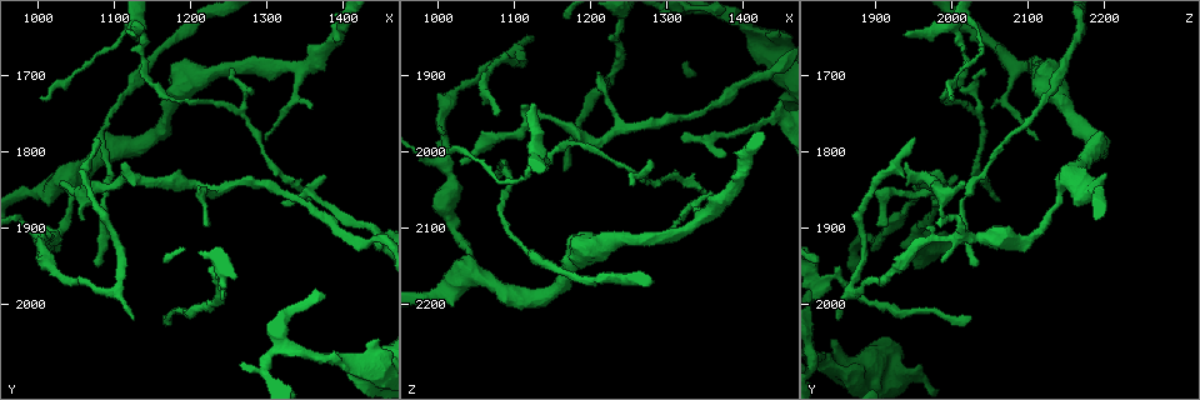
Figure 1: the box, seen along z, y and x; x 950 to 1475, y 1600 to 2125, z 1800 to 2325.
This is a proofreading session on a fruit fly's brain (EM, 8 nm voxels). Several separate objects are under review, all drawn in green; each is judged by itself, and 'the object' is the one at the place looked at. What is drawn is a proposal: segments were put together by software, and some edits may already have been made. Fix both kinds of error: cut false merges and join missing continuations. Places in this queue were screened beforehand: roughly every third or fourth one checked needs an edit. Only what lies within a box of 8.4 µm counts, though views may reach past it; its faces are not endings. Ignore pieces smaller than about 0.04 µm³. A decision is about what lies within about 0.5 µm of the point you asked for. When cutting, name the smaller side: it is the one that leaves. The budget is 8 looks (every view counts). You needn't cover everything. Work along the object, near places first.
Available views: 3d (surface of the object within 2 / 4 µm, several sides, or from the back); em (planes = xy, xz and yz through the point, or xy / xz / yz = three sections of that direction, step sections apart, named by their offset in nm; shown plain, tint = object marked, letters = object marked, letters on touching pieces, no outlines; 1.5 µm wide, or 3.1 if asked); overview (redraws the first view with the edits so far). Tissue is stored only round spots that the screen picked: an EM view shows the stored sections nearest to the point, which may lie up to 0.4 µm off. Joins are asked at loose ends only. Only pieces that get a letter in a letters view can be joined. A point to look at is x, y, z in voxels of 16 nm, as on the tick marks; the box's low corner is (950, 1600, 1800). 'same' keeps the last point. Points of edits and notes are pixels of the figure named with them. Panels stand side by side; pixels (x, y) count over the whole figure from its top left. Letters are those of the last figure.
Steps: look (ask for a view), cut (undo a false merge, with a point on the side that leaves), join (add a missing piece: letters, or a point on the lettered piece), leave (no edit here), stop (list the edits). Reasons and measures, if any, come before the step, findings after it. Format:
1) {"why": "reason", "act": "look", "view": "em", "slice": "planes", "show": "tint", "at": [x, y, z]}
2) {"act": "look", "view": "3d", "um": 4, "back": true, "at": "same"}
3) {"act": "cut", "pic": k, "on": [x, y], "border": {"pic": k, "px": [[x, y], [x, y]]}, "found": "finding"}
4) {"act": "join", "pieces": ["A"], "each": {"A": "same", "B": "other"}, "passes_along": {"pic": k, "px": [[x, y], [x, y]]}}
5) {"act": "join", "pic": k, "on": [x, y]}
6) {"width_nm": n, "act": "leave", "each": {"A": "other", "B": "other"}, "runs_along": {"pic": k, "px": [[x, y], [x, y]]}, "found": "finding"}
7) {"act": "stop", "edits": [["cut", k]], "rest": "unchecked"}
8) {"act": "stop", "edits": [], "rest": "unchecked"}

{"why": "thin end", "act": "look", "view": "3d", "um": 4, "at": [1170, 2015, 2025]}

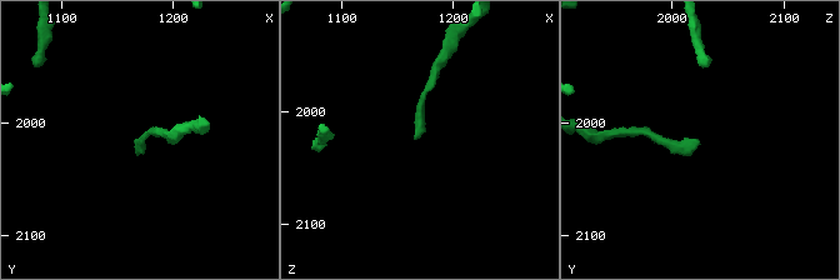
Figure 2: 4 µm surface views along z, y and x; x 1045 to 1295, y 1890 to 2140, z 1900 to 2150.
{"why": "shape alone is not enough", "act": "look", "view": "em", "slice": "xz", "step": 4, "show": "tint", "at": [1168, 2014, 2022]}

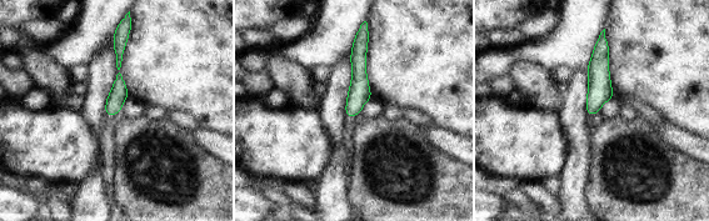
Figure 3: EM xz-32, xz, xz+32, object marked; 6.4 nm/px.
{"act": "look", "view": "em", "slice": "planes", "show": "letters", "at": "same"}

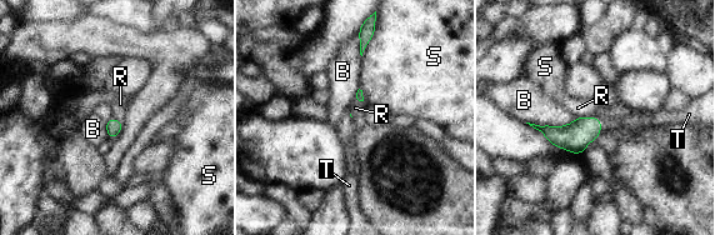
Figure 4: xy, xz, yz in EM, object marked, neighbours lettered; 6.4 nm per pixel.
{"act": "join", "pieces": ["T"], "each": {"B": "other", "R": "other", "S": "other", "T": "same"}, "found": "it goes on there"}

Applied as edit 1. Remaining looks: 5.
{"why": "free end", "act": "look", "view": "3d", "um": 2, "at": [1125, 2015, 1845]}

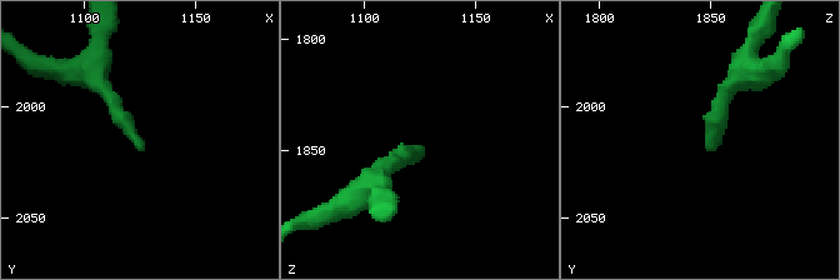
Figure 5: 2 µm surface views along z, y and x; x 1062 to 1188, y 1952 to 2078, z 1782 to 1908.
{"act": "look", "view": "em", "slice": "yz", "step": 4, "show": "letters", "at": [1126, 2019, 1847]}

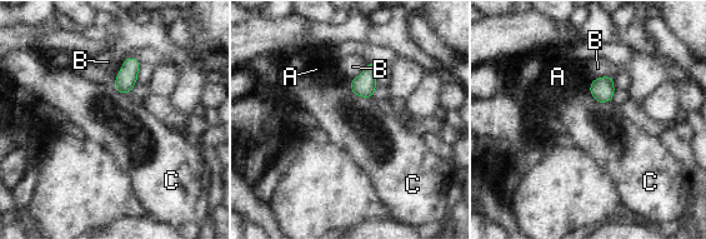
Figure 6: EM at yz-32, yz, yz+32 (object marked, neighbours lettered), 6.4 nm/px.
{"act": "leave", "each": {"A": "other", "B": "other", "C": "other"}, "border": {"pic": 6, "px": [[348, 83], [357, 95], [371, 98]]}, "found": "no lettered piece goes on from it"}

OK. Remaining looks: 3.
{"why": "narrows sharply", "act": "look", "view": "3d", "um": 4, "at": [1155, 1840, 1955]}

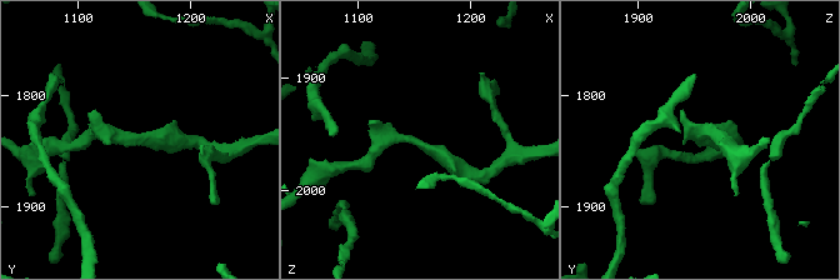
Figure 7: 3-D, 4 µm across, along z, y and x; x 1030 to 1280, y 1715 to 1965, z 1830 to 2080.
{"act": "look", "view": "em", "slice": "planes", "show": "letters", "at": [1156, 1838, 1958]}

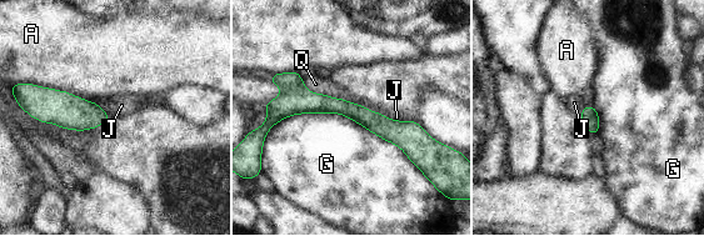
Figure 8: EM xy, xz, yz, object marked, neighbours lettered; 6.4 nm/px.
{"arm_widths_nm": [200, 240], "act": "leave", "each": {"A": "other", "G": "other", "J": "other", "Q": "other"}, "found": "one neuron here"}

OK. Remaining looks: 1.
{"act": "stop", "edits": [["join", 4]], "rest": "unchecked"}

